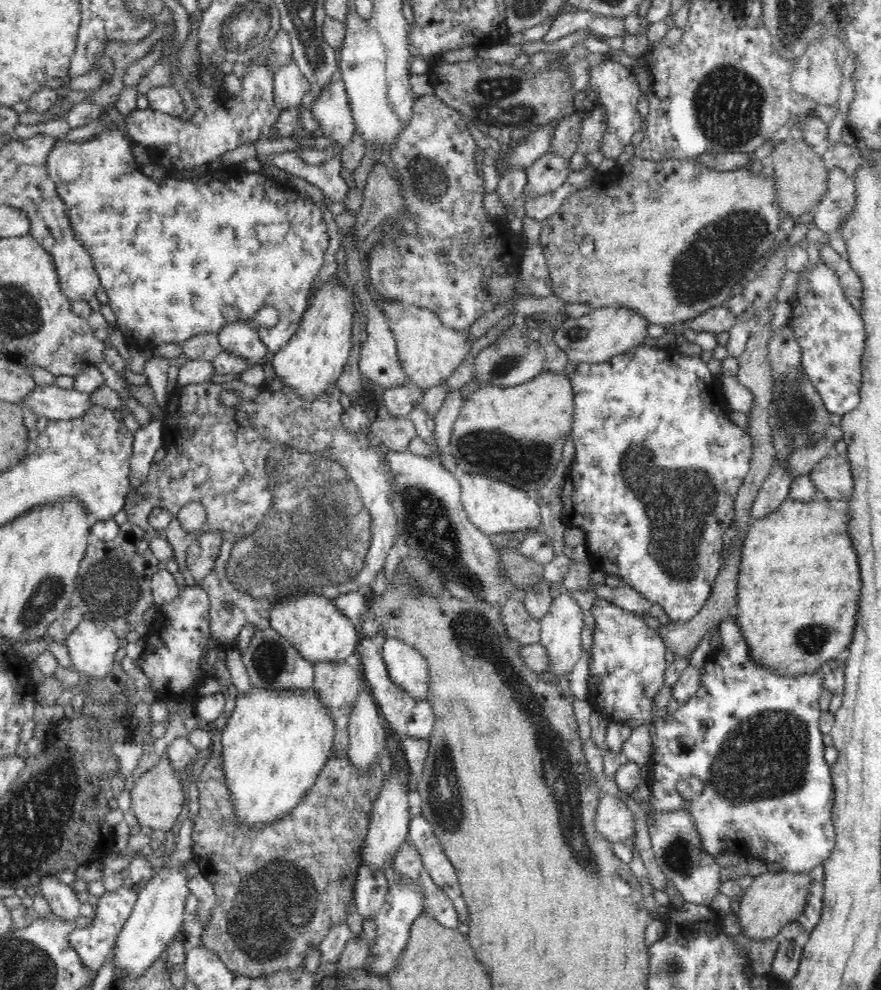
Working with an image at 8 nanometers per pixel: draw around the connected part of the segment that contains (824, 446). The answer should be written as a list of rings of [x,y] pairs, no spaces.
[[[829,426],[825,437],[822,437],[819,441],[816,441],[813,445],[806,445],[796,448],[790,458],[788,458],[788,467],[790,467],[790,473],[792,477],[808,475],[808,472],[822,460],[830,454],[830,450],[834,448],[834,445],[838,440],[842,440],[842,429],[838,426]]]

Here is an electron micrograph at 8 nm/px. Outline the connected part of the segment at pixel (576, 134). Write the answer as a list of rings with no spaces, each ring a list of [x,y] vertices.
[[[576,111],[557,122],[549,151],[550,154],[562,156],[566,161],[572,158],[577,150],[578,142],[581,142],[582,118],[585,118],[584,113]]]

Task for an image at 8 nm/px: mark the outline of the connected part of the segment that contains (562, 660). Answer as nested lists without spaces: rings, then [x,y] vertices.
[[[561,590],[553,599],[548,614],[541,619],[540,645],[546,647],[546,653],[550,657],[550,668],[546,670],[547,672],[558,676],[572,672],[576,662],[580,660],[581,636],[584,630],[584,614],[578,602],[570,596],[570,593]]]

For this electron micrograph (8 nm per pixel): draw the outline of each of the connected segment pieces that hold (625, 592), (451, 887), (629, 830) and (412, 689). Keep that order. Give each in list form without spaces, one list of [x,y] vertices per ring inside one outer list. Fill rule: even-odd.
[[[590,583],[590,590],[596,593],[597,598],[608,599],[620,608],[635,613],[648,613],[652,608],[652,603],[646,597],[628,585],[612,588],[604,584]]]
[[[420,814],[411,817],[407,840],[418,849],[418,853],[422,857],[422,863],[424,863],[428,875],[432,877],[432,881],[454,903],[454,907],[458,911],[458,921],[466,924],[468,906],[466,906],[466,900],[462,897],[462,887],[460,887],[456,869],[448,859],[448,855],[444,853],[444,847],[442,847],[438,836],[434,835],[434,832],[434,825]]]
[[[600,794],[594,830],[610,842],[624,841],[636,834],[636,816],[620,798]]]
[[[382,636],[382,657],[394,685],[408,691],[417,701],[427,698],[430,667],[418,649],[397,638]]]

